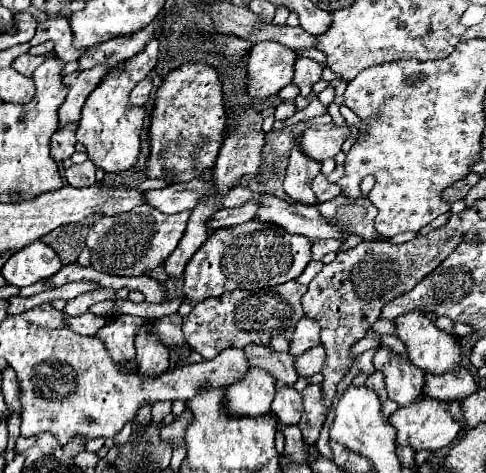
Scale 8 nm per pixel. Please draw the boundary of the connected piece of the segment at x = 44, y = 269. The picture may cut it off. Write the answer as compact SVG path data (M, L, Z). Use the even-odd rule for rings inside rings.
M42 240L34 242L32 246L26 246L24 250L18 250L12 254L6 264L2 266L2 276L8 284L14 286L30 286L34 282L40 282L60 270L60 260L56 252L46 246Z

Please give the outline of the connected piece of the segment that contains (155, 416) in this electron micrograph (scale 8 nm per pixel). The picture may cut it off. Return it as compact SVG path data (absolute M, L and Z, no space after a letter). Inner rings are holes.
M168 400L156 402L156 404L152 406L152 420L160 424L160 422L164 420L164 416L170 412L170 408L172 408L172 402L168 402Z

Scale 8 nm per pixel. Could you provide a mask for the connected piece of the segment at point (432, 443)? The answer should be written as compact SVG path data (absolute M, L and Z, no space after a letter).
M430 398L416 406L398 408L388 420L398 432L398 446L412 446L414 450L440 450L460 432L458 422L448 414L448 410Z

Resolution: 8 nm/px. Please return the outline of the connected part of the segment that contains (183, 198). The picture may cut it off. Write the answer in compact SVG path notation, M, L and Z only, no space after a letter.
M194 180L184 184L170 184L160 190L146 190L144 202L158 208L164 214L176 214L182 210L192 210L200 198L212 192L212 184L208 184L206 180Z

